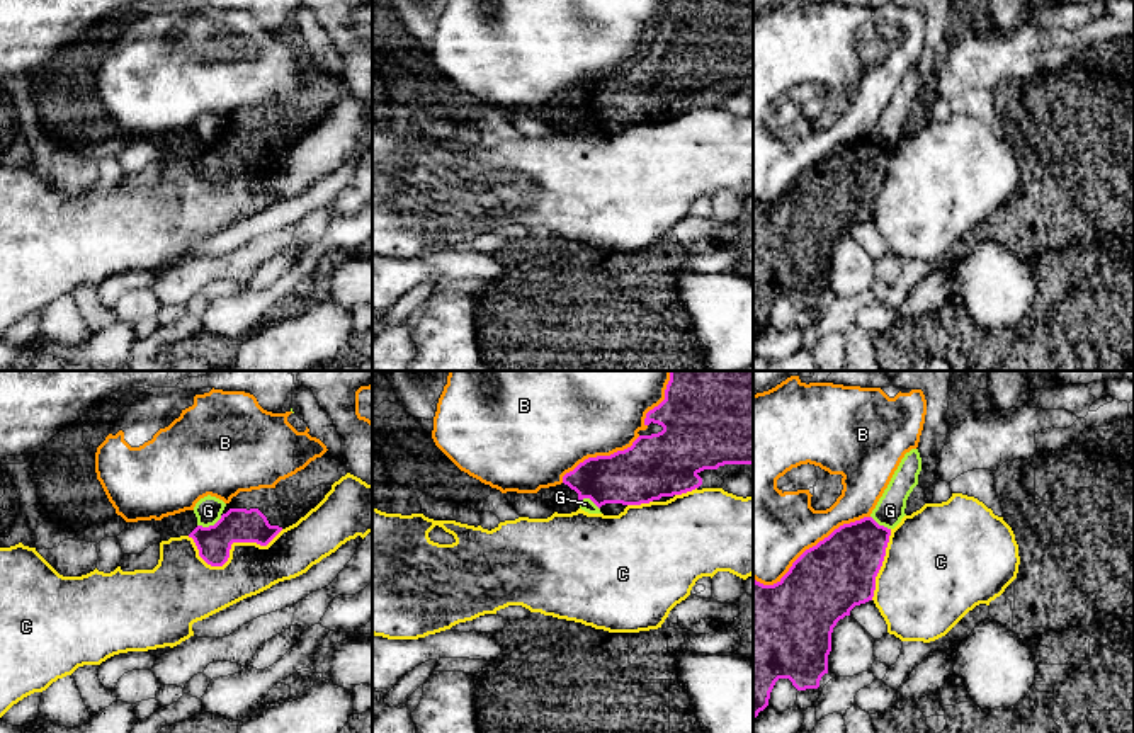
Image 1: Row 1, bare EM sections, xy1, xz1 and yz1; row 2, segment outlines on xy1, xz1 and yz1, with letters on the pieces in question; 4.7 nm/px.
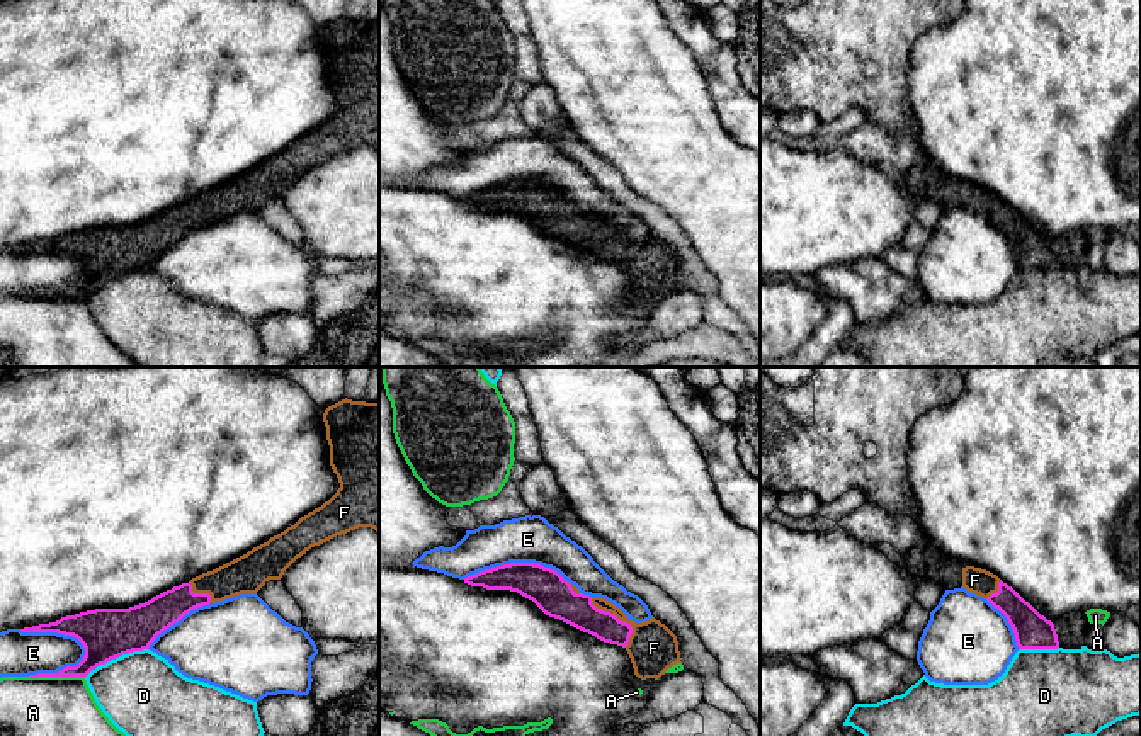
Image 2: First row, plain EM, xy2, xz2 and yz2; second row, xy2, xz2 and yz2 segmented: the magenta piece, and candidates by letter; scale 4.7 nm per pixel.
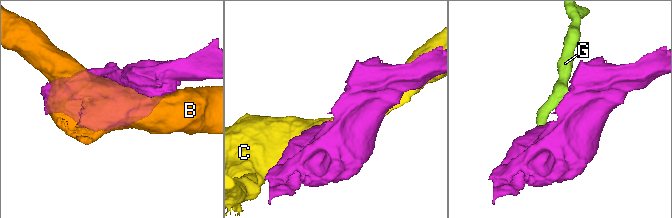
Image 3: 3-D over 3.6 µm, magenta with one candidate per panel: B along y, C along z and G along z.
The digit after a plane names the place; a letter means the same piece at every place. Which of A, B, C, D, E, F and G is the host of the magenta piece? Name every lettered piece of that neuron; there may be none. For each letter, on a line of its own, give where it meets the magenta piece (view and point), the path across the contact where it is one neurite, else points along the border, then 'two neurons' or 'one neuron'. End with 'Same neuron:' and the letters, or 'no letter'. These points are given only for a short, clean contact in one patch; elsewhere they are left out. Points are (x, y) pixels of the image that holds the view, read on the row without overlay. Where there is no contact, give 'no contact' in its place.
A: meets magenta in xy2 at (56, 294); two neurons
B: meets magenta in yz1 at (810, 167); two neurons
C: meets magenta in xy1 at (228, 170); two neurons
D: meets magenta in xy2 at (116, 276); two neurons
E: meets magenta in xy2 at (56, 250); two neurons
F: meets magenta in xz2 at (618, 238); one neuron
G: meets magenta in xy1 at (209, 145); border along xy1 (221, 135), (213, 143), (198, 145); two neurons
Same neuron: F

